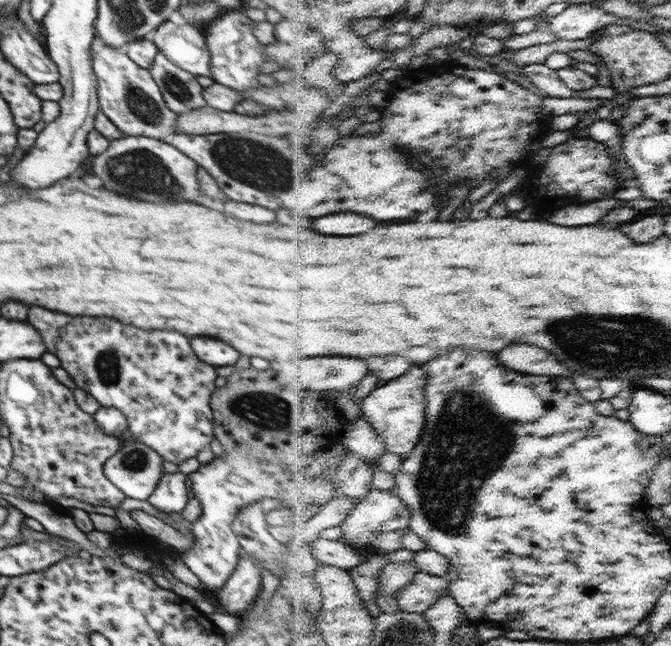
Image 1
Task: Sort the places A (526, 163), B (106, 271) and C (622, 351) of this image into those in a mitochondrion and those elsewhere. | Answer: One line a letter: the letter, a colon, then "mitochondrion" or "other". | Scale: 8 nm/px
A: other
B: other
C: mitochondrion

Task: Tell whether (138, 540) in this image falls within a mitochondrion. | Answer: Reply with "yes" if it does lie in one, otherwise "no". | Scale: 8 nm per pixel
no

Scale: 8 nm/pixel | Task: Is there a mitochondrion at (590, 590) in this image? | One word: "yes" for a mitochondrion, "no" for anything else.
no

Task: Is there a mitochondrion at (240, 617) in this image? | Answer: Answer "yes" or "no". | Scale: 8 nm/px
no

